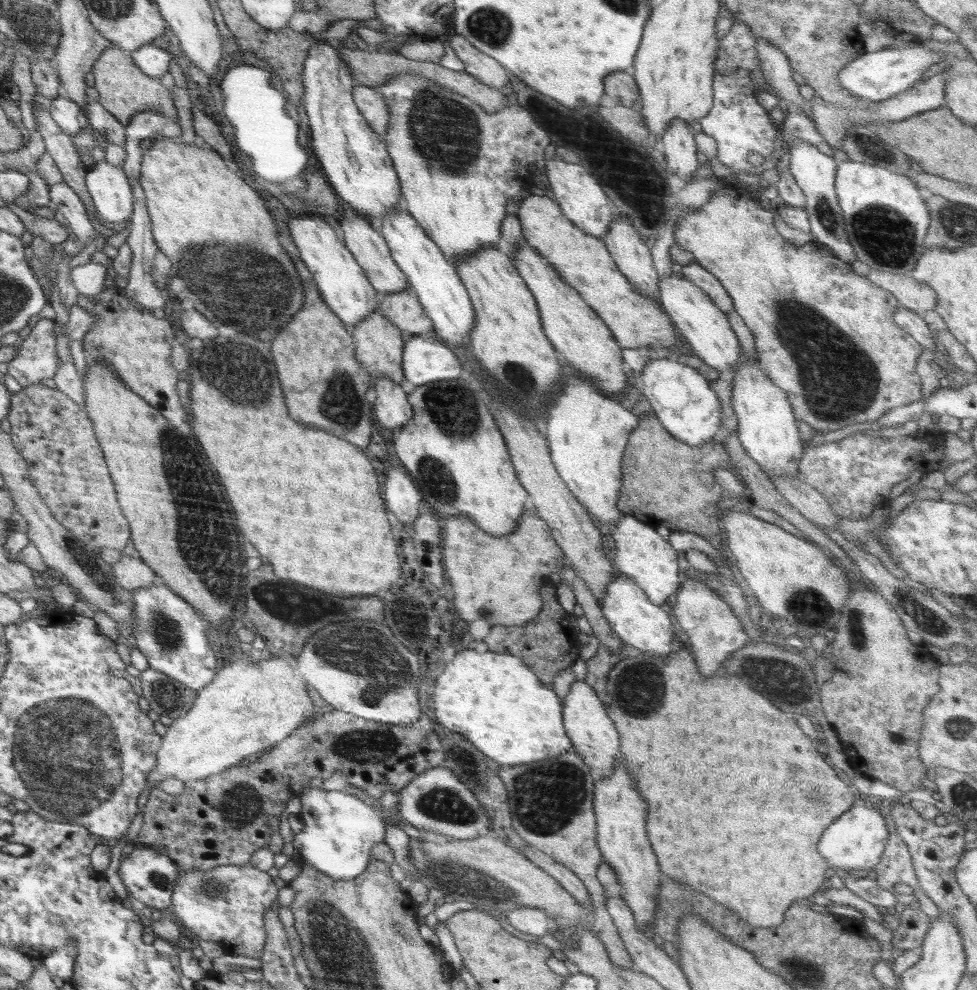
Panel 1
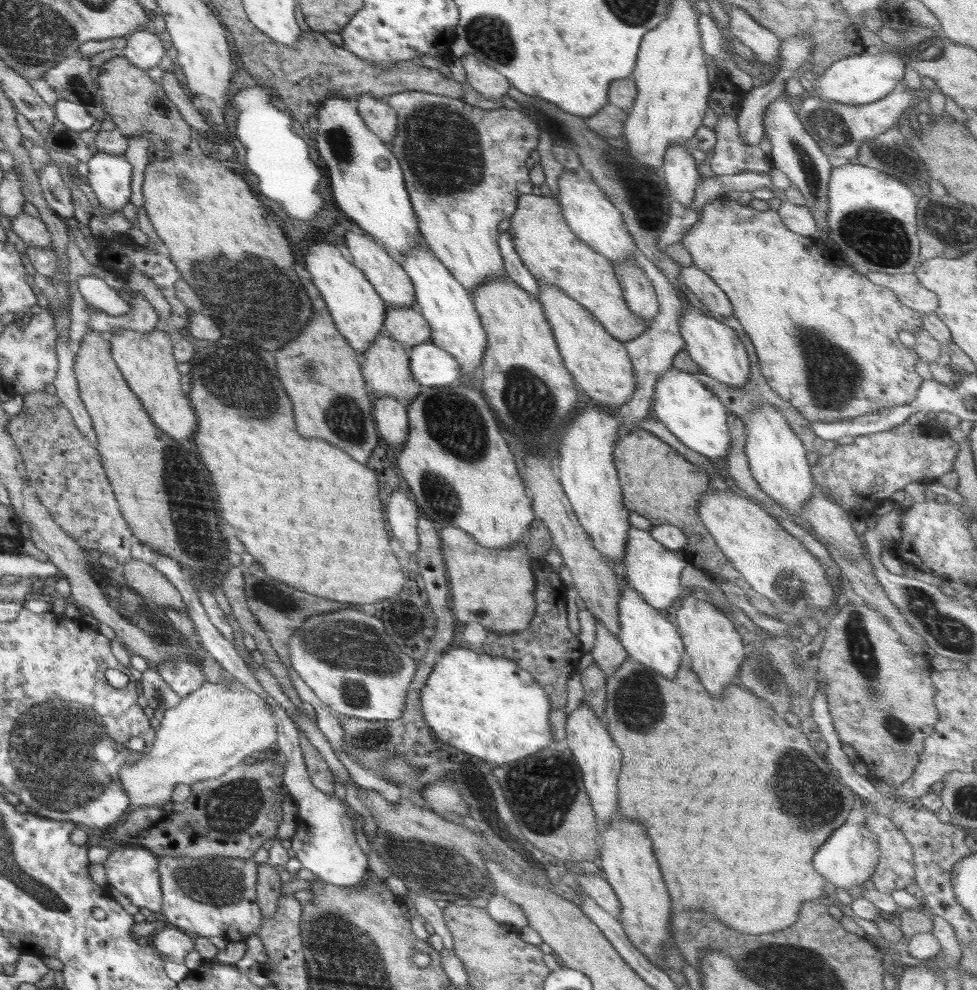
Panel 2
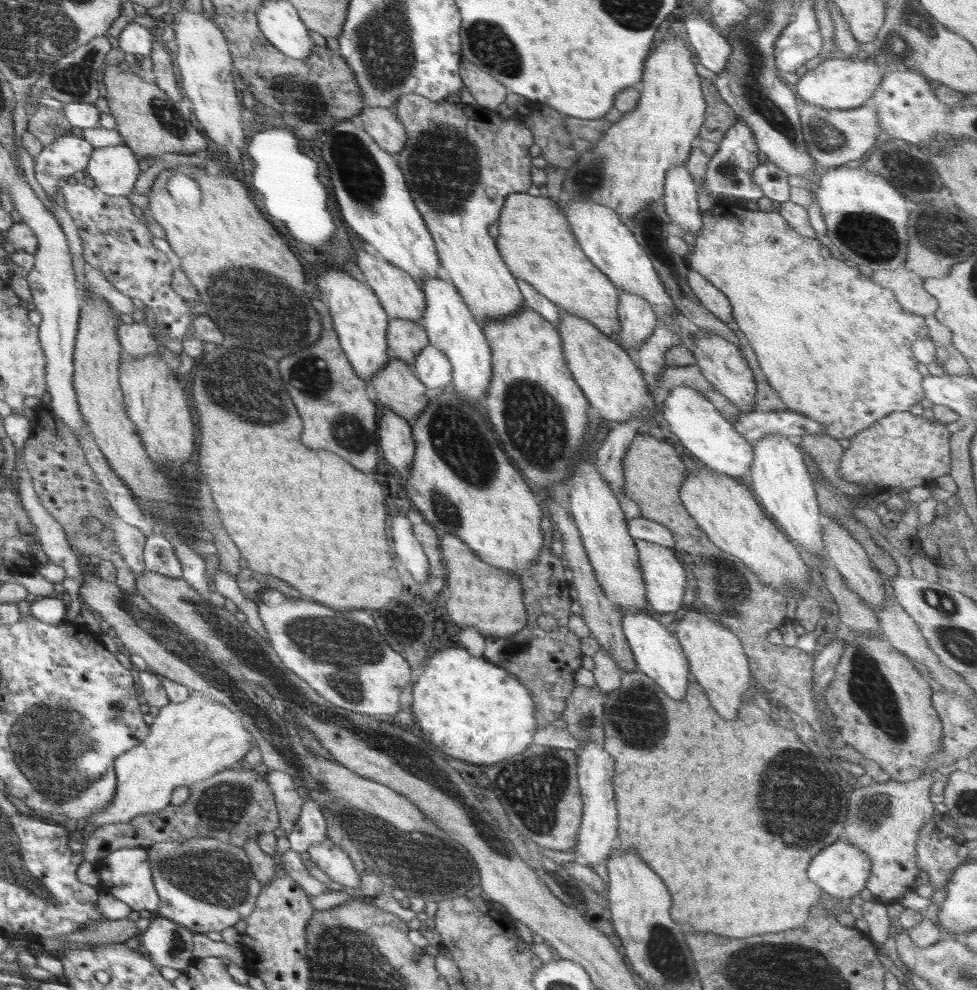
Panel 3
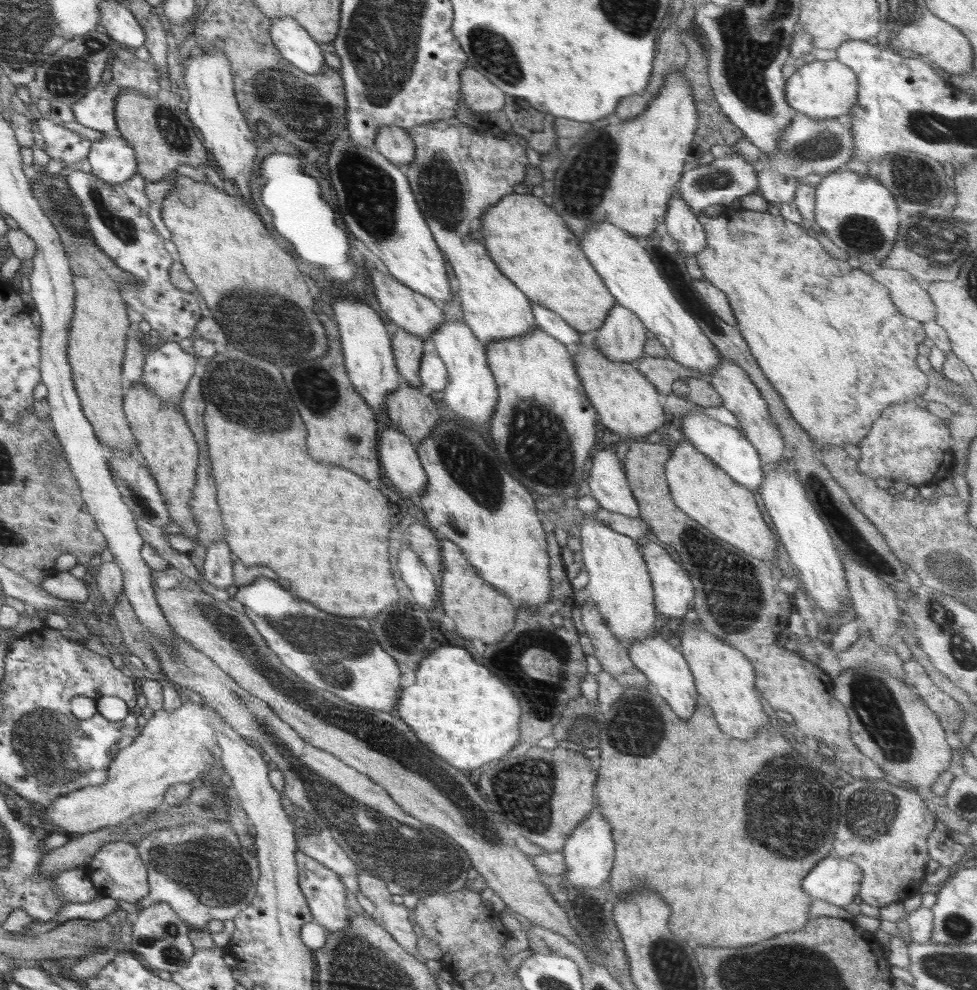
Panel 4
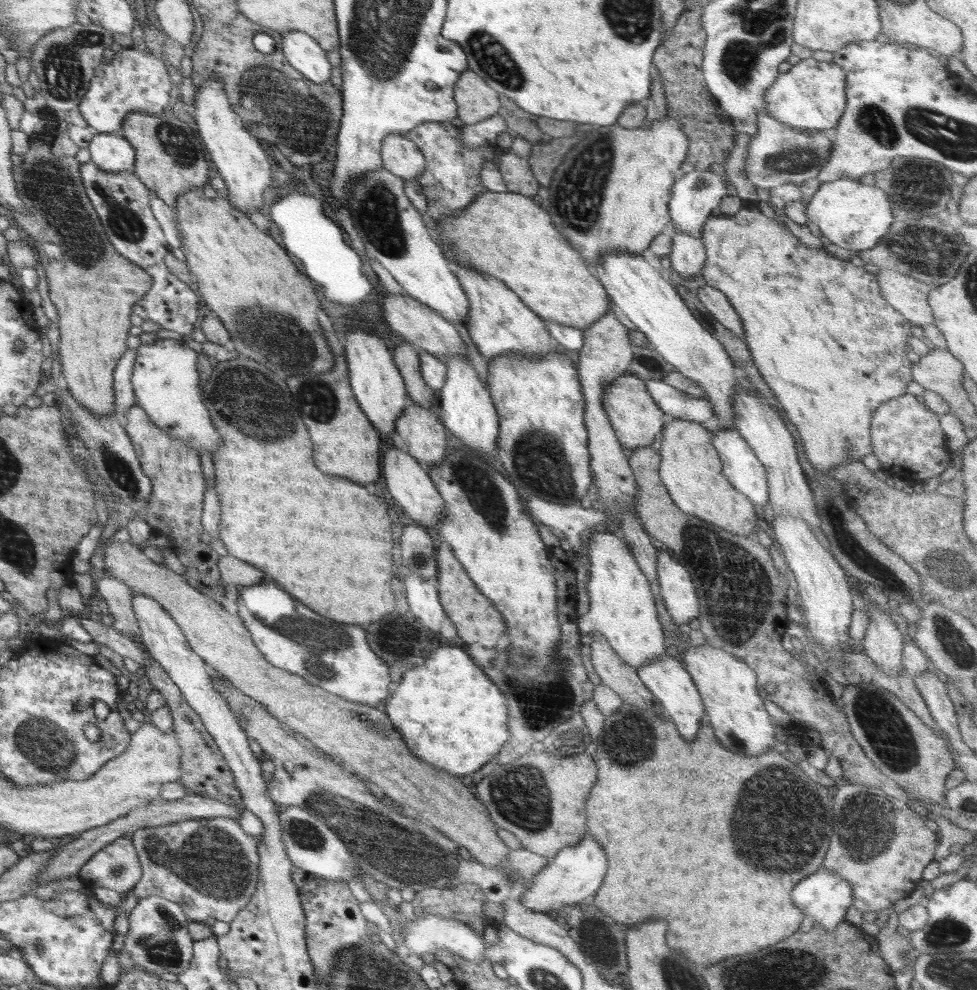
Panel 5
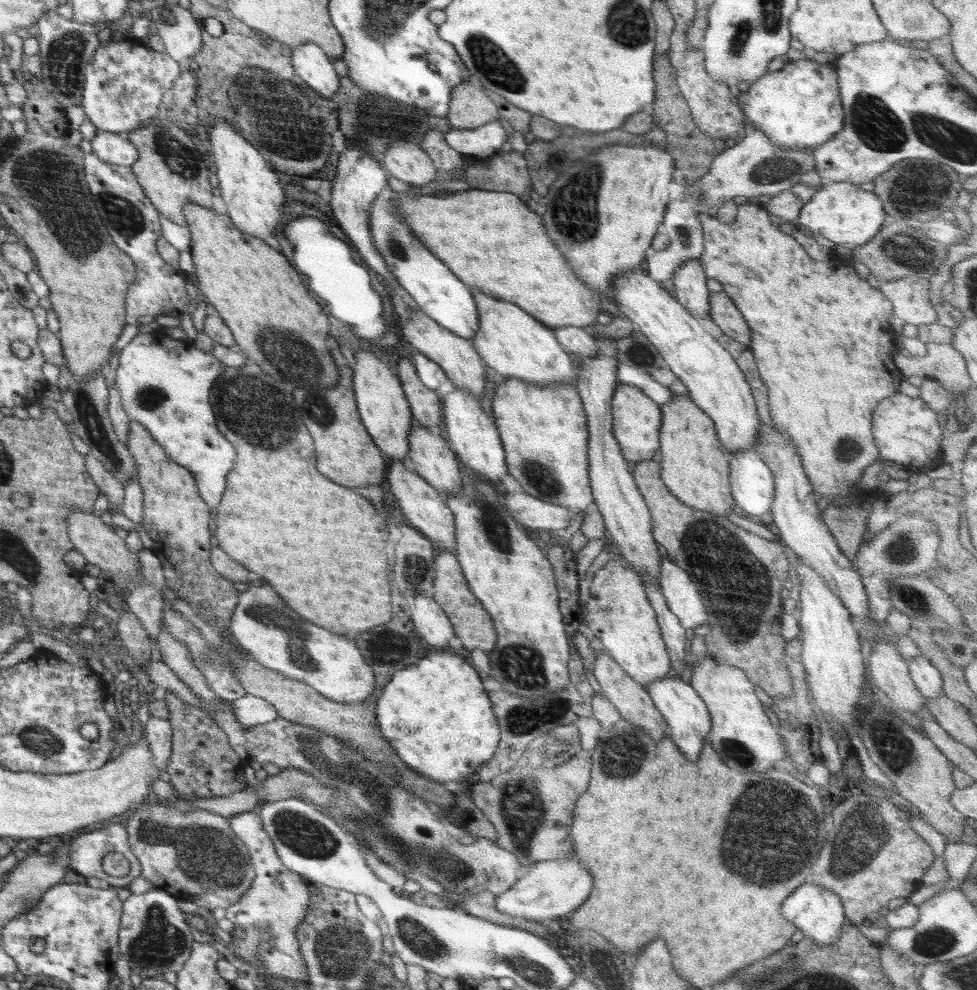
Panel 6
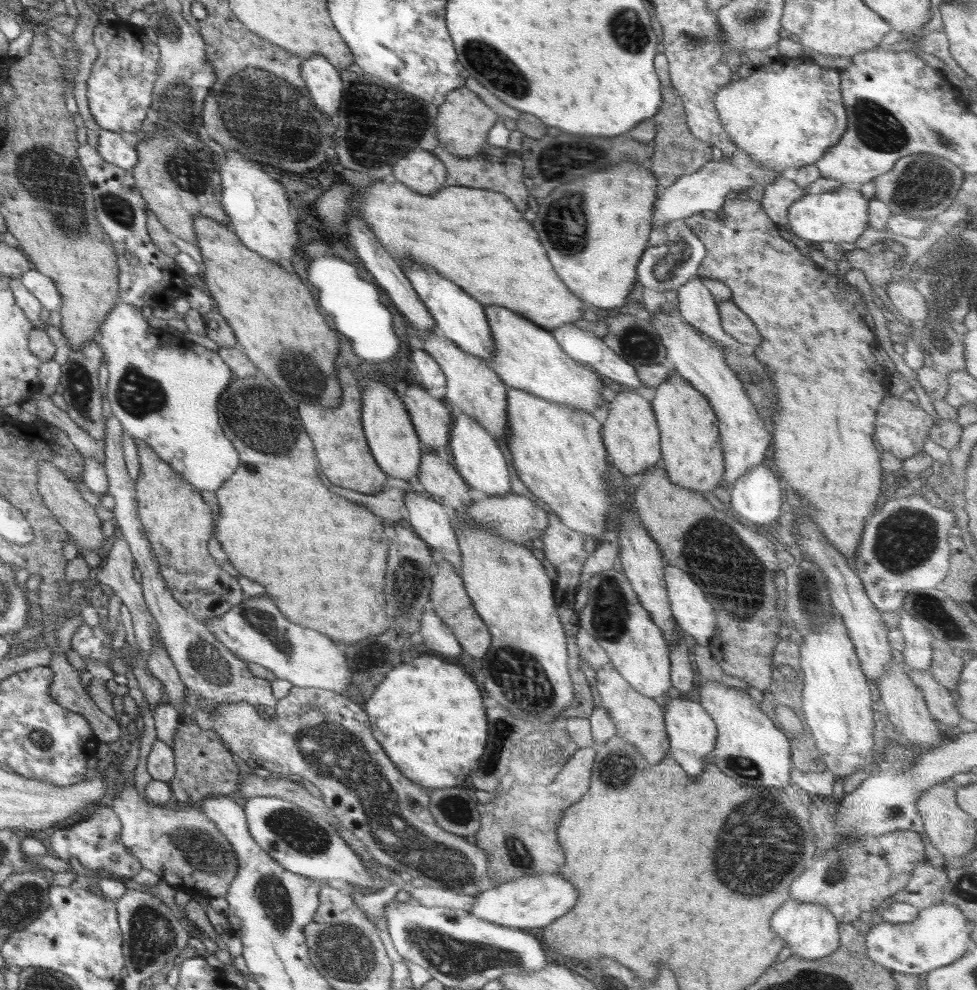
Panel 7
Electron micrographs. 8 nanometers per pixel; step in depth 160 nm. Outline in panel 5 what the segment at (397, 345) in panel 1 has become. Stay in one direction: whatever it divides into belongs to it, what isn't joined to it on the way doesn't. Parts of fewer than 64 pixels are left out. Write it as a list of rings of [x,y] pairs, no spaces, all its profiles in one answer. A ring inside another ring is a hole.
[[[408,405],[396,419],[394,432],[398,443],[425,468],[435,467],[445,457],[449,433],[432,408]]]

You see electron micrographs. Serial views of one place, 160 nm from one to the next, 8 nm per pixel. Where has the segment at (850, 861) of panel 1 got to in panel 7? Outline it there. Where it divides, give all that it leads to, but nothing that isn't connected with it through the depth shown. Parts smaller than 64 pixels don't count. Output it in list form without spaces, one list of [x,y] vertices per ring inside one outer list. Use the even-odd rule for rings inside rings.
[[[794,899],[787,901],[777,910],[770,920],[773,934],[778,935],[784,946],[790,946],[792,954],[804,960],[822,959],[839,947],[840,924],[834,920],[828,908],[816,903],[805,903]]]

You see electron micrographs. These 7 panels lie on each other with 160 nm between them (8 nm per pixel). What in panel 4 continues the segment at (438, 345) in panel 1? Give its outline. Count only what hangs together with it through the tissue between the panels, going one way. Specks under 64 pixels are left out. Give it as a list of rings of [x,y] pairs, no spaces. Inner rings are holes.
[[[430,338],[423,341],[423,355],[419,368],[419,379],[425,393],[444,390],[448,384],[448,373],[444,361]]]

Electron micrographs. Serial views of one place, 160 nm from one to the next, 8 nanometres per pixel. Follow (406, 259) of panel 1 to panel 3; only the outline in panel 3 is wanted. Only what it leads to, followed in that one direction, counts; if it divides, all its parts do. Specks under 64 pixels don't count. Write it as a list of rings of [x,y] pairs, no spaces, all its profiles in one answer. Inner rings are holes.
[[[438,277],[418,281],[426,296],[426,308],[421,323],[427,332],[429,345],[448,356],[452,365],[453,392],[470,403],[478,404],[477,398],[487,391],[493,373],[491,348],[483,327],[477,323],[453,282]]]

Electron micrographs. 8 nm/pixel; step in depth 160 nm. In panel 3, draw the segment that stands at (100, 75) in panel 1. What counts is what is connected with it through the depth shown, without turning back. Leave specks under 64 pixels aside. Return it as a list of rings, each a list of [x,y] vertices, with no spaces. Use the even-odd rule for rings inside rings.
[[[126,65],[105,66],[103,71],[109,113],[115,118],[116,129],[123,144],[133,149],[140,160],[154,164],[155,158],[162,157],[163,154],[192,155],[206,150],[204,137],[192,127],[186,114],[179,109],[177,103],[171,101],[163,89],[134,74],[134,68]]]

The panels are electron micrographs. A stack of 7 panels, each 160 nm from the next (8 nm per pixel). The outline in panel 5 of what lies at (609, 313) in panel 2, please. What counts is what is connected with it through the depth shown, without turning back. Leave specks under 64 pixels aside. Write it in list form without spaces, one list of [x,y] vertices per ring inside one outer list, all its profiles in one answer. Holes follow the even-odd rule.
[[[487,191],[436,230],[444,245],[450,244],[461,267],[466,264],[500,278],[543,320],[554,319],[584,331],[610,310],[602,283],[552,226],[548,212],[536,206],[531,197]]]

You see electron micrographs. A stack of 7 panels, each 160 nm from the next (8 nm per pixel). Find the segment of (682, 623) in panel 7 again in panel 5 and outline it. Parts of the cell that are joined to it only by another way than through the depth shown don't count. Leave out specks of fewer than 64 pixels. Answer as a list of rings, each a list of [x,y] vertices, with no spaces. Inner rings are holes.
[[[657,550],[656,570],[659,593],[672,620],[680,624],[696,618],[700,614],[698,596],[687,568],[663,550]]]

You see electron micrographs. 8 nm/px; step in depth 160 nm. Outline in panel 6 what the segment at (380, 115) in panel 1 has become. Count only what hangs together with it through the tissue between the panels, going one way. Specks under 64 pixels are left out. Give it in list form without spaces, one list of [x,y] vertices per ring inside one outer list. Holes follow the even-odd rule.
[[[395,142],[388,145],[384,166],[392,177],[415,188],[438,179],[435,165],[419,144]]]

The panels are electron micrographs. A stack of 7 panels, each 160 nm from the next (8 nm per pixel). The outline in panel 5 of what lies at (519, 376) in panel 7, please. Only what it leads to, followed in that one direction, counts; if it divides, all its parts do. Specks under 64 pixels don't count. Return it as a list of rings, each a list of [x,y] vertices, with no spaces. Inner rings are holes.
[[[460,267],[455,275],[468,298],[469,317],[466,326],[480,354],[495,359],[516,351],[523,357],[541,357],[559,350],[556,341],[545,327],[543,318],[526,308],[522,300],[502,280],[464,267]]]

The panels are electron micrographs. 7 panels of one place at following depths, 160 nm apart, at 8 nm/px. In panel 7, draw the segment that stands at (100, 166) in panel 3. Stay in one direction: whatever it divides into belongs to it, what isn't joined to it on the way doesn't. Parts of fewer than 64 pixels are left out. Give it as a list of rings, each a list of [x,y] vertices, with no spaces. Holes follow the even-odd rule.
[[[102,129],[99,132],[96,149],[104,160],[109,164],[118,166],[118,168],[130,171],[136,167],[136,162],[139,162],[136,150],[128,142],[124,142],[122,135],[116,134],[116,132]]]

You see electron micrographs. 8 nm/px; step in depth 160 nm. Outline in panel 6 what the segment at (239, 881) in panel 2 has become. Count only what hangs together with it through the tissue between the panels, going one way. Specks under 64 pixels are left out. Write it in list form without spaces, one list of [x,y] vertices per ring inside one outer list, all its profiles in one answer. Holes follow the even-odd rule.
[[[162,803],[144,804],[123,820],[132,852],[142,865],[142,873],[154,889],[162,889],[177,898],[207,908],[225,908],[236,904],[250,888],[256,873],[249,850],[232,830],[229,820],[197,808],[180,812]]]

